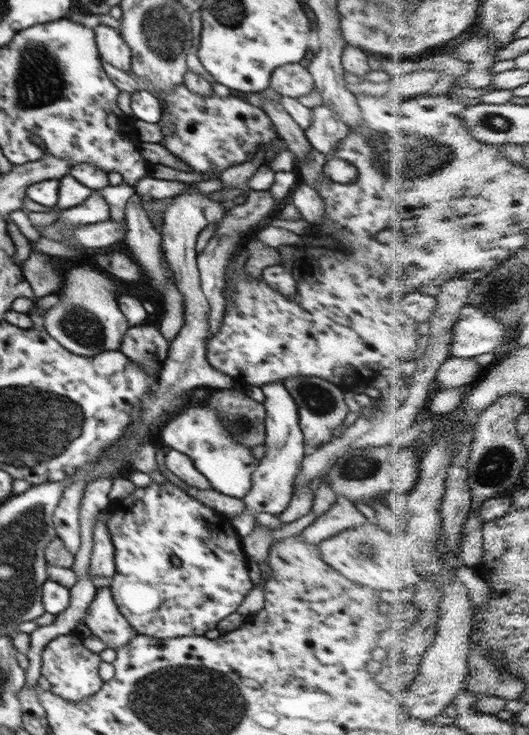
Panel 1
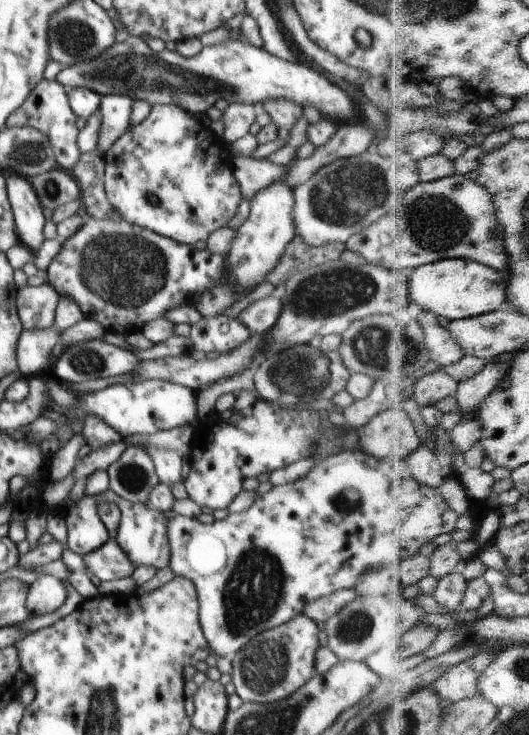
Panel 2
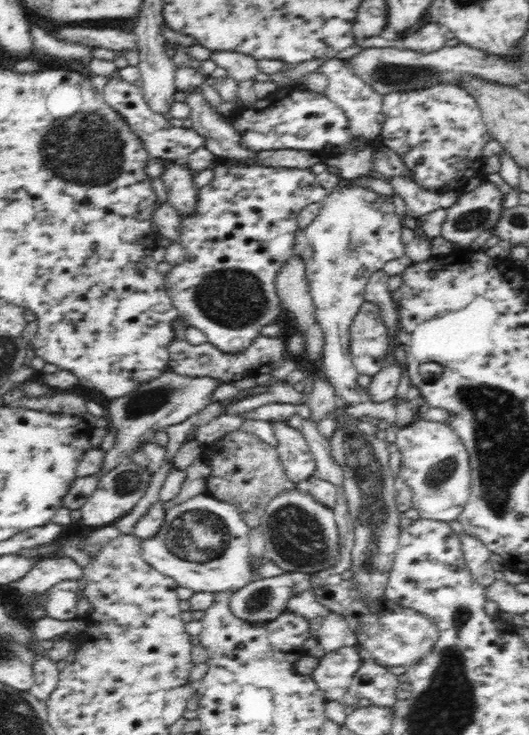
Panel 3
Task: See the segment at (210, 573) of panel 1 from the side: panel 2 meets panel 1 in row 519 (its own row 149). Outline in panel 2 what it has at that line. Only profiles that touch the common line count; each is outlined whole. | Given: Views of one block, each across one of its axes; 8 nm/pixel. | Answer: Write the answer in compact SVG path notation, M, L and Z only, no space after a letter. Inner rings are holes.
M158 103L151 108L144 122L130 123L128 130L103 154L106 196L124 221L192 246L206 240L214 230L227 226L238 210L242 191L234 178L231 148L224 137L210 130L208 123L194 118L192 113L176 104ZM150 196L158 199L157 204L150 201Z

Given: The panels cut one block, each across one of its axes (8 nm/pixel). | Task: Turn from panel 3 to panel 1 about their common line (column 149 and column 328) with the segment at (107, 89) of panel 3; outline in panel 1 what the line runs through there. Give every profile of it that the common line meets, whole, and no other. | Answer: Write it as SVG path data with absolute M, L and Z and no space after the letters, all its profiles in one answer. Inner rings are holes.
M328 105L315 106L311 110L312 123L305 129L305 136L318 152L331 156L350 130Z

